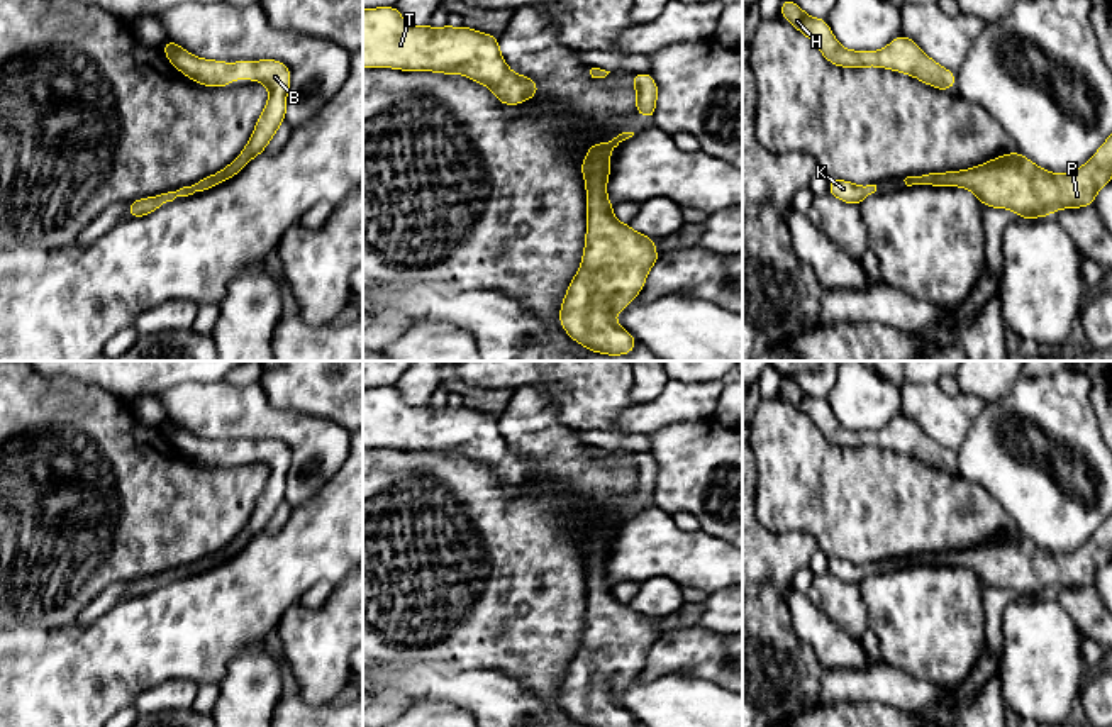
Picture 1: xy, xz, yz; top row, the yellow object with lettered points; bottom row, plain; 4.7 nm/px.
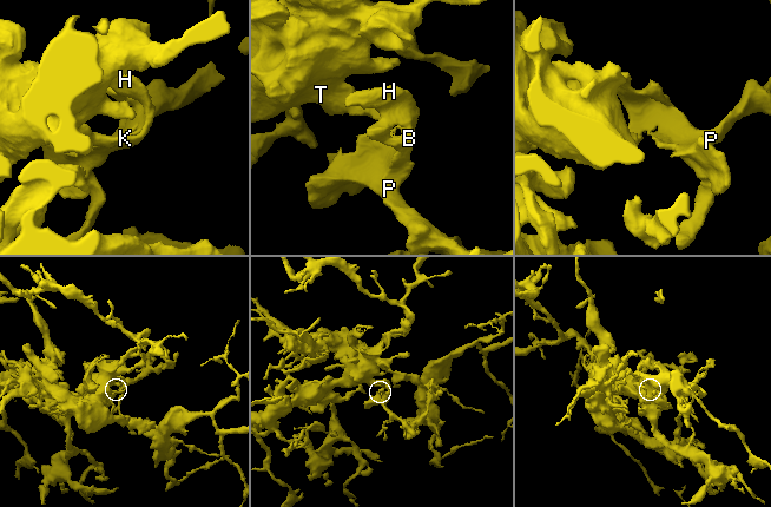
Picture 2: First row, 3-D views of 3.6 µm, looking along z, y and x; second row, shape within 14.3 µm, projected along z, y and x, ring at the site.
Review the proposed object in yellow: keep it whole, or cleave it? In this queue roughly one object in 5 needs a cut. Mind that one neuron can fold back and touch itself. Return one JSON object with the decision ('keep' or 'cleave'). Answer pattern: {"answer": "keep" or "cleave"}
{"answer": "keep"}

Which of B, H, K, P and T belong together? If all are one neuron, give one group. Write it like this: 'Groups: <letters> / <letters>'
Groups: B H K P T

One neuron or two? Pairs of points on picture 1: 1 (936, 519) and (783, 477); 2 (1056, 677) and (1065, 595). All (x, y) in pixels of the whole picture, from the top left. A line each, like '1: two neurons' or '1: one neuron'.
1: one neuron
2: two neurons

